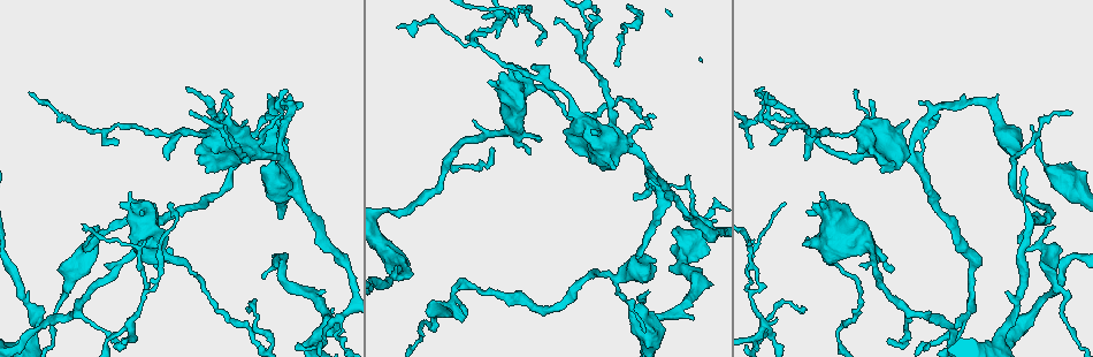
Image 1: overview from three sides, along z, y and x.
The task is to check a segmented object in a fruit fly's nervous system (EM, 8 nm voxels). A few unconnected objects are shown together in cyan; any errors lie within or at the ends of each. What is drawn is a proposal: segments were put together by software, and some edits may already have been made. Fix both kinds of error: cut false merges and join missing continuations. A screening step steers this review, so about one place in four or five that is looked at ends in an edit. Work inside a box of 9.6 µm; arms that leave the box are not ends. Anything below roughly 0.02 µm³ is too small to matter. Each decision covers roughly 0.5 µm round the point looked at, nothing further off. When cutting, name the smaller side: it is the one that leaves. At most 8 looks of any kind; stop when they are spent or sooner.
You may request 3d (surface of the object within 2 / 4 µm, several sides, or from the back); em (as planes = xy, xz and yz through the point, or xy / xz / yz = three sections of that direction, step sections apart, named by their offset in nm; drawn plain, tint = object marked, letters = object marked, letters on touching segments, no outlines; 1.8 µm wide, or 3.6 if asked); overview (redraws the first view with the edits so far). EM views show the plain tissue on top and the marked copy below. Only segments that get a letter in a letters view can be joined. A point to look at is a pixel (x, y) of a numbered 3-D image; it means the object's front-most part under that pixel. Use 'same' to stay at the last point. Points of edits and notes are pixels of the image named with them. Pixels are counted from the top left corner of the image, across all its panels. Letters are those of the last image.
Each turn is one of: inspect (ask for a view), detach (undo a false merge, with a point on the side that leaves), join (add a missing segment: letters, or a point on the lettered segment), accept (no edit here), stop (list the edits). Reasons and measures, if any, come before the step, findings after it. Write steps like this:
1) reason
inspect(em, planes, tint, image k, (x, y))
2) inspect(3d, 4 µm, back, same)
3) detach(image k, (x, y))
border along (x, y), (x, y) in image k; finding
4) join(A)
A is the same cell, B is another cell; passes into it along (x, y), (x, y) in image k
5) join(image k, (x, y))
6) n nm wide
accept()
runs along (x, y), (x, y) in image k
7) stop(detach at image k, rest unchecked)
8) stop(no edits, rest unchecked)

arms part here
inspect(em, planes, tint, image 1, (145, 292))

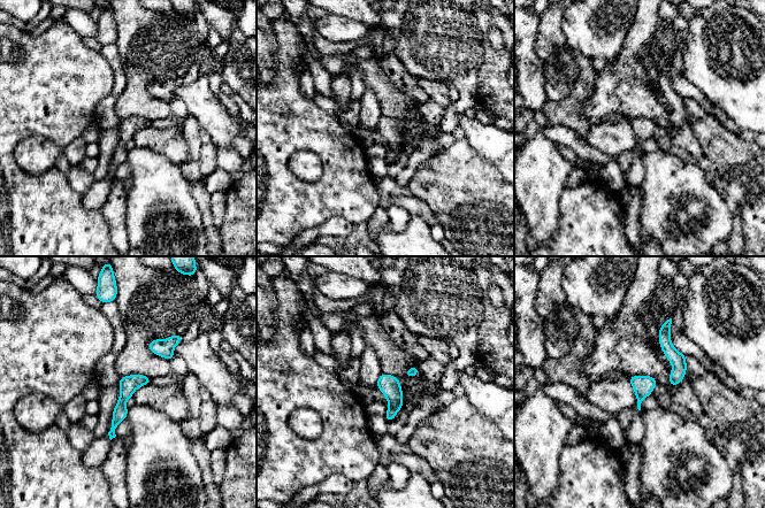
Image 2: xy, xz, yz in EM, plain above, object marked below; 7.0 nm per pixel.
what lies round it
inspect(em, planes, letters, same)

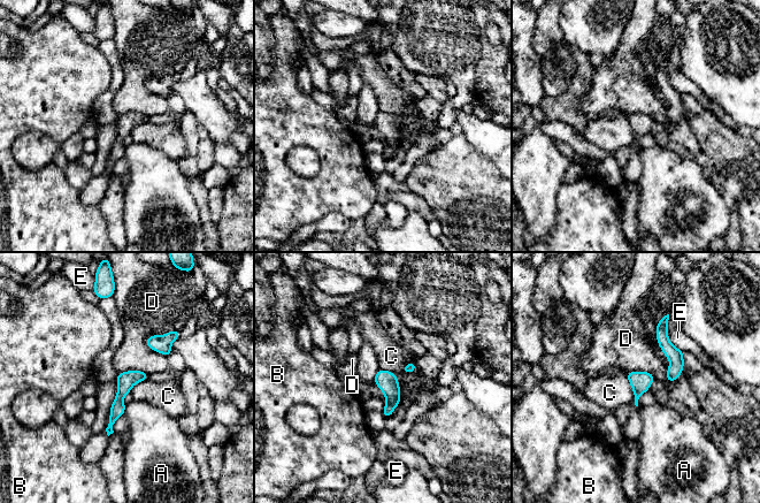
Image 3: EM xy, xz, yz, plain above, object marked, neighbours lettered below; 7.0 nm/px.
accept()
A, B, C, D and E are other cells; all the same neuron

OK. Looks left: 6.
sharp bend
inspect(3d, 4 µm, image 1, (215, 123))

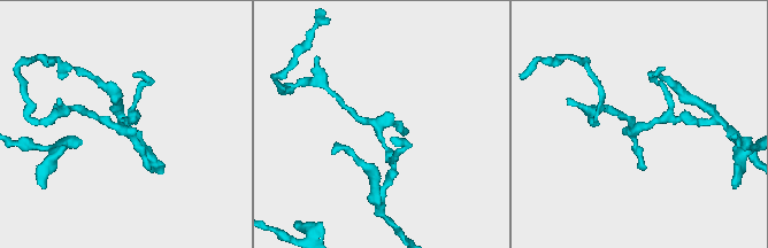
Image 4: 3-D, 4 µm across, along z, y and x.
inspect(em, 3.6 µm, planes, letters, image 4, (127, 124))

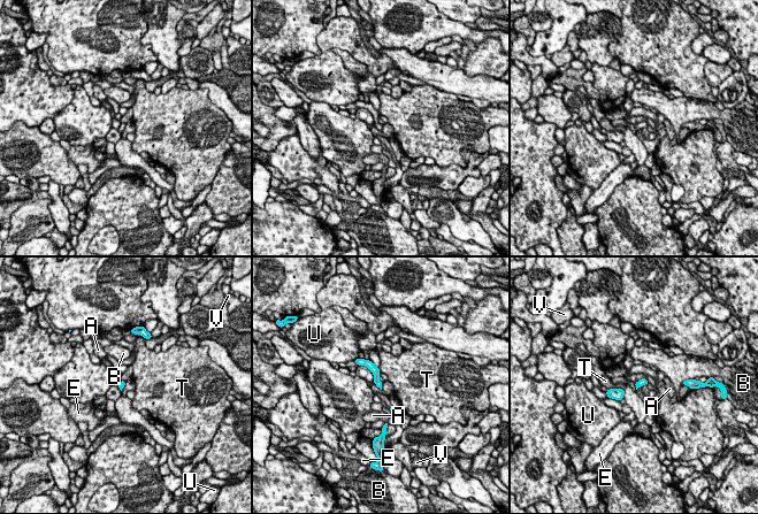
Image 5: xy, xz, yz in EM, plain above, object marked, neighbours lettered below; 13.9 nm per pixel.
T touches over 220 nm
accept()
A, B, E, T, U and V are other cells; continuous, no second neuron

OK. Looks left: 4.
thick turns thin
inspect(em, xy, step 16, letters, image 1, (609, 130))

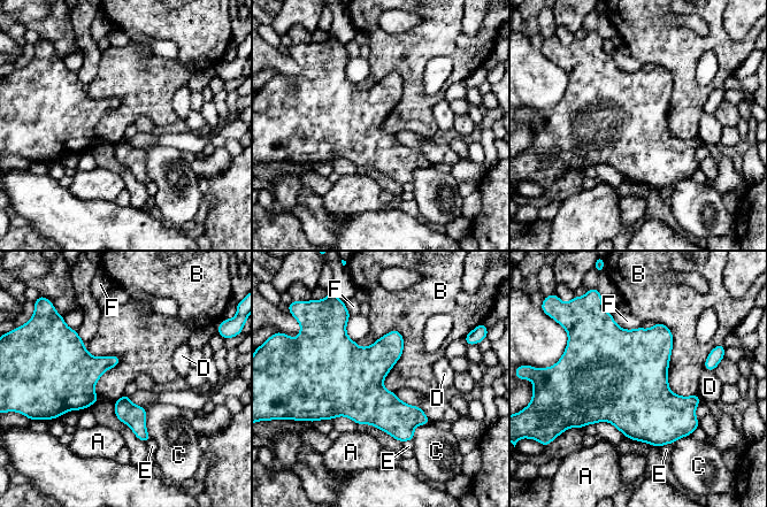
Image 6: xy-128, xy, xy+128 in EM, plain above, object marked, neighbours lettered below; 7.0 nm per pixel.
B touches over 600 nm
accept()
A, B, C, D, E and F are other cells; all the same neuron

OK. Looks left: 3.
thin end
inspect(em, planes, letters, image 1, (768, 95))

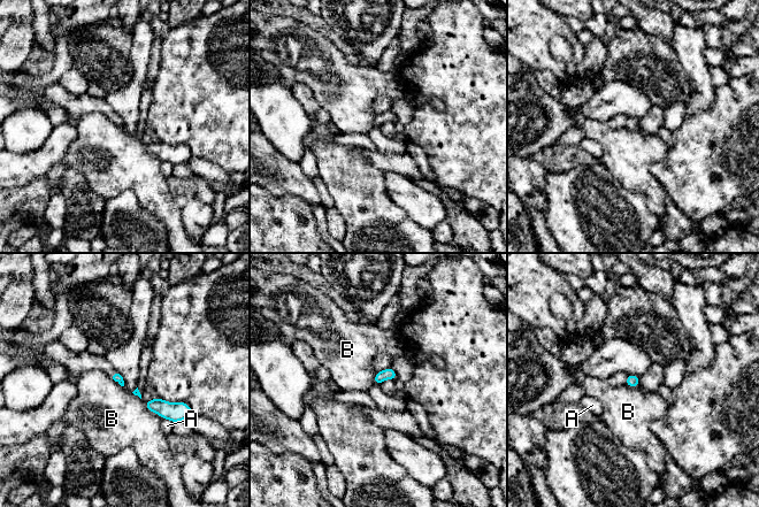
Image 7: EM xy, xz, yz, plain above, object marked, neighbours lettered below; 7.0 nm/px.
accept()
A and B are other cells; border along (143, 402), (150, 411), (162, 417) in image 7; none of them fits

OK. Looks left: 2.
stop(no edits, rest unchecked)

